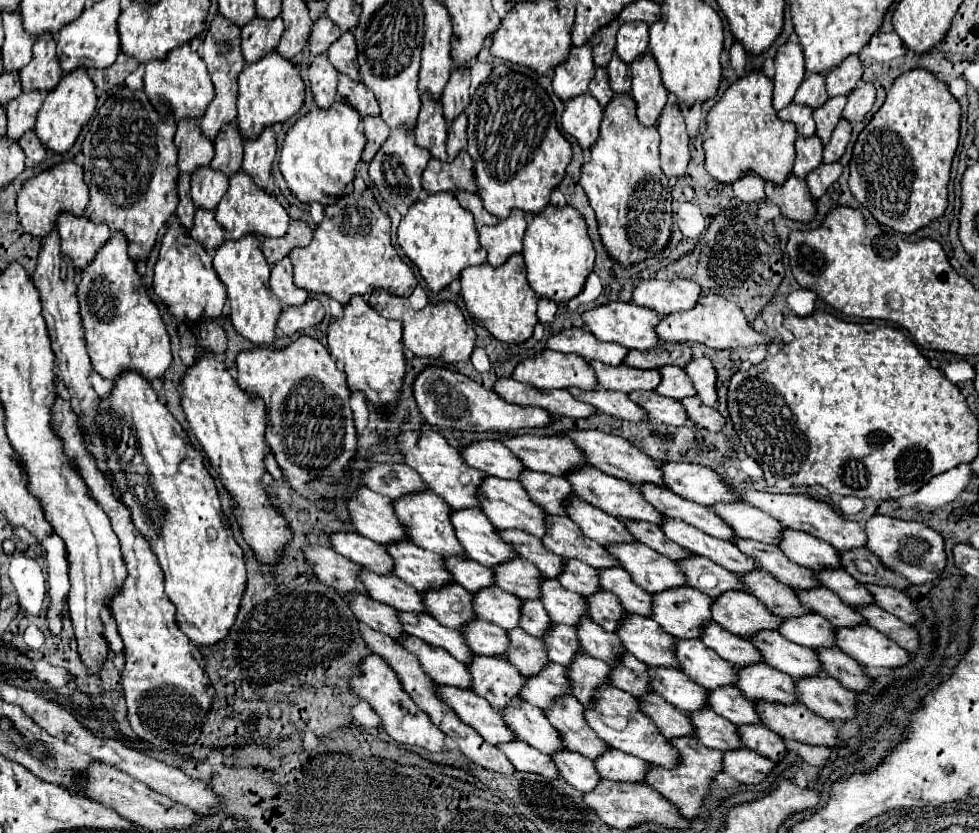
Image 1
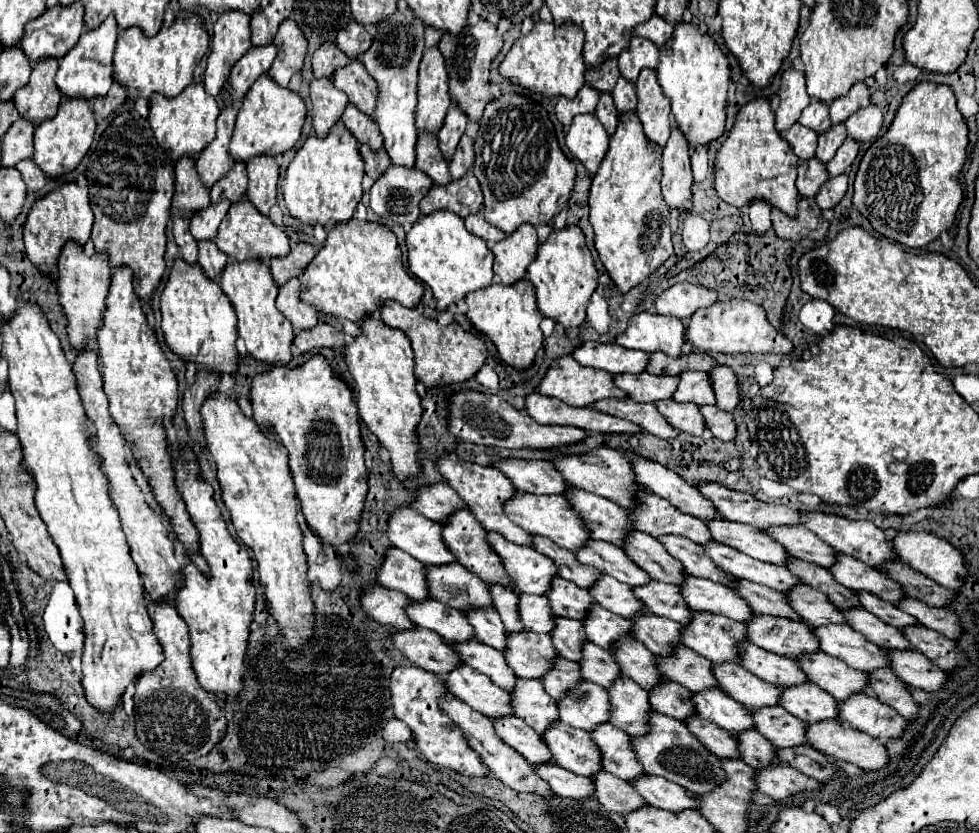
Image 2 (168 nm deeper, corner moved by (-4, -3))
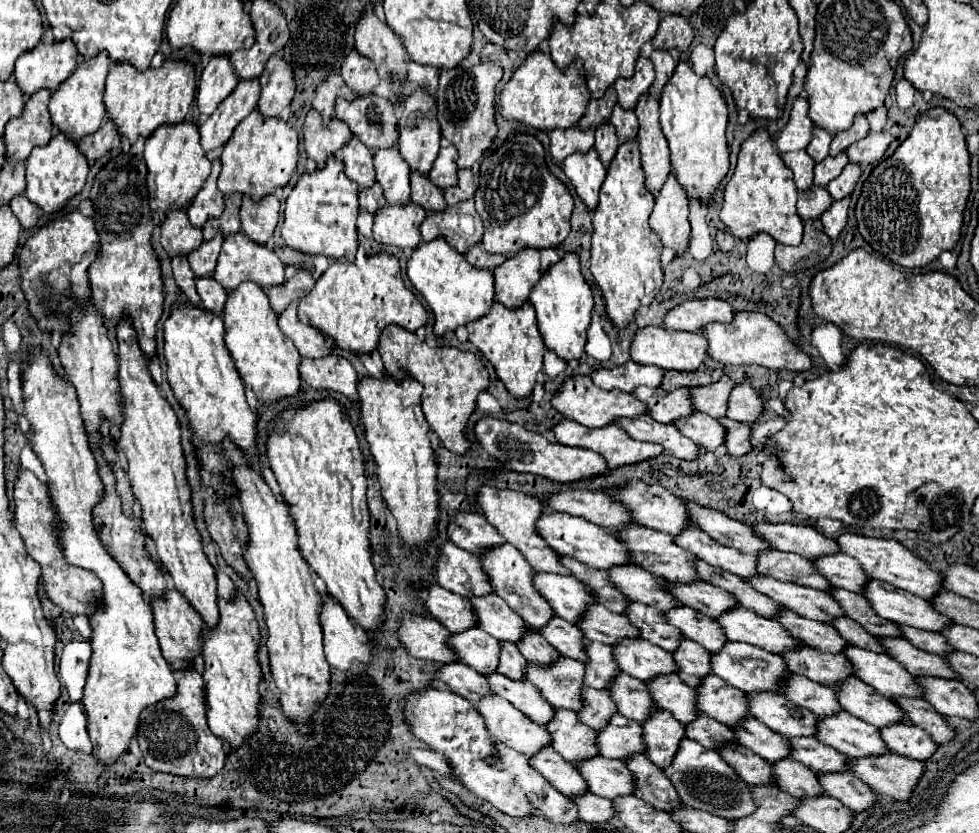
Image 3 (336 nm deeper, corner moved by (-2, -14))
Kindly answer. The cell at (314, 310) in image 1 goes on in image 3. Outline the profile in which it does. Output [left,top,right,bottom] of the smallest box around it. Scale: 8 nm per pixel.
[300,352,358,400]

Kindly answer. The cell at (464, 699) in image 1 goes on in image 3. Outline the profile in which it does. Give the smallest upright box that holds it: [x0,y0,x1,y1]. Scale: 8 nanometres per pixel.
[528,746,586,796]

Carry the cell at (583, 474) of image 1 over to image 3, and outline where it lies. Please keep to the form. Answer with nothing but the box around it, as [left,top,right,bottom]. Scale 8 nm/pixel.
[674,526,758,578]

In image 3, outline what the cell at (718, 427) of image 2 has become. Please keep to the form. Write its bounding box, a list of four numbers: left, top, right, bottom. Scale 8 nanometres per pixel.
[718,418,750,456]

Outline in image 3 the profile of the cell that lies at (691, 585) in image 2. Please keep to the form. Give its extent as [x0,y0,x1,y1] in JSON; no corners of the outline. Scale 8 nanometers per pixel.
[716,606,800,654]

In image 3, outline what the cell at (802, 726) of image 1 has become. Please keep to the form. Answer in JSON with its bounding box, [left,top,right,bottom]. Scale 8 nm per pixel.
[848,752,924,800]

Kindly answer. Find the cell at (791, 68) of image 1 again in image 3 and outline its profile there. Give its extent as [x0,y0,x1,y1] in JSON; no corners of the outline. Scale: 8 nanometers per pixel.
[776,96,814,152]

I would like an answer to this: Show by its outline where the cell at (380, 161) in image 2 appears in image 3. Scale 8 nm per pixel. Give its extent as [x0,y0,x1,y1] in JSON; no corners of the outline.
[360,182,386,214]

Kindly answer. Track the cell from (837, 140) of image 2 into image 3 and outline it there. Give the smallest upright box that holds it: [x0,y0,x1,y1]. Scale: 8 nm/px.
[814,152,848,186]

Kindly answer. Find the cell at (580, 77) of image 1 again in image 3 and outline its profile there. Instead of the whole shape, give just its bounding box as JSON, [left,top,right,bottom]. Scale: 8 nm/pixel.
[550,126,594,162]

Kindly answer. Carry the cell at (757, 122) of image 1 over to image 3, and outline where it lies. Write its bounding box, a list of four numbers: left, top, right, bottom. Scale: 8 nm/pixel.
[720,128,804,246]

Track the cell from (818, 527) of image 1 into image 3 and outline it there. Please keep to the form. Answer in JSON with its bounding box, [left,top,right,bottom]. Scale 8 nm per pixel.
[838,532,942,598]

